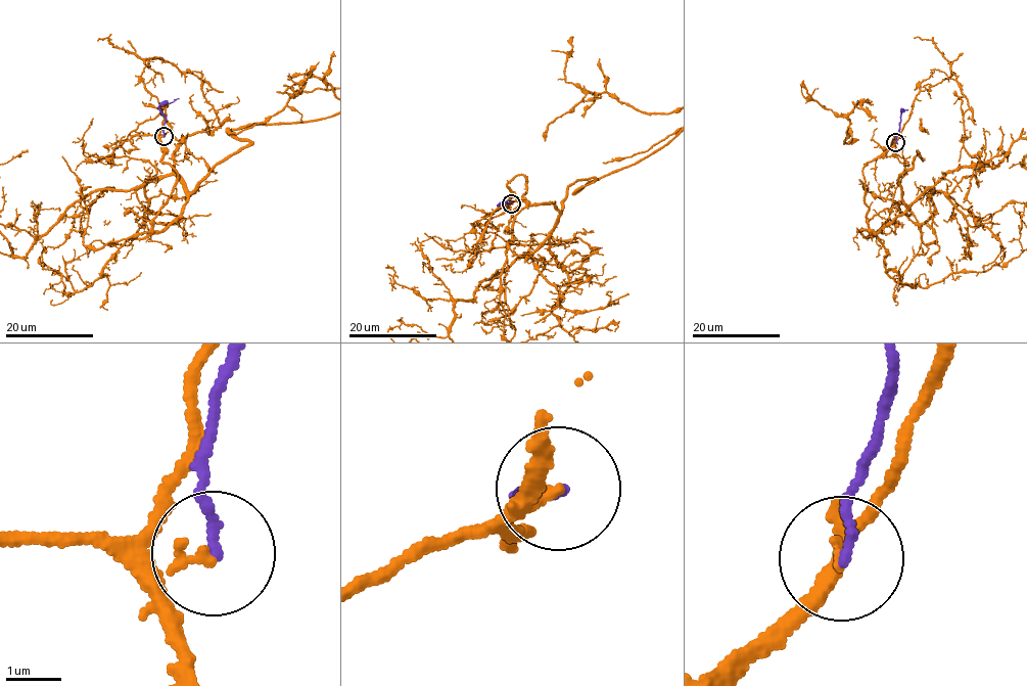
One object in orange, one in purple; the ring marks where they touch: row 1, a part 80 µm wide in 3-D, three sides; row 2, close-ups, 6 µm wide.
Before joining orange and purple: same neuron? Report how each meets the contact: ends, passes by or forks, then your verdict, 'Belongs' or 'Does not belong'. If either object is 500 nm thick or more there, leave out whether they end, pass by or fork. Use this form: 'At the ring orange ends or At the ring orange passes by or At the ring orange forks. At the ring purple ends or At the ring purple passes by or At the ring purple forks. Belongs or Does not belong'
At the ring orange ends. At the ring purple ends. Does not belong

